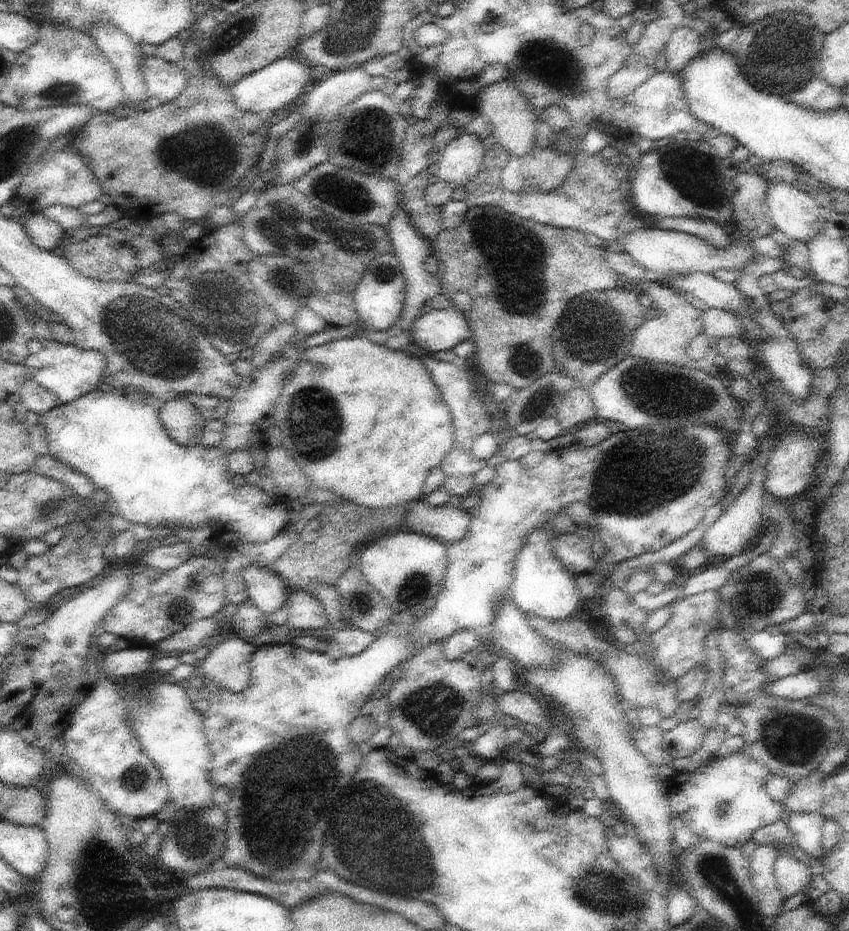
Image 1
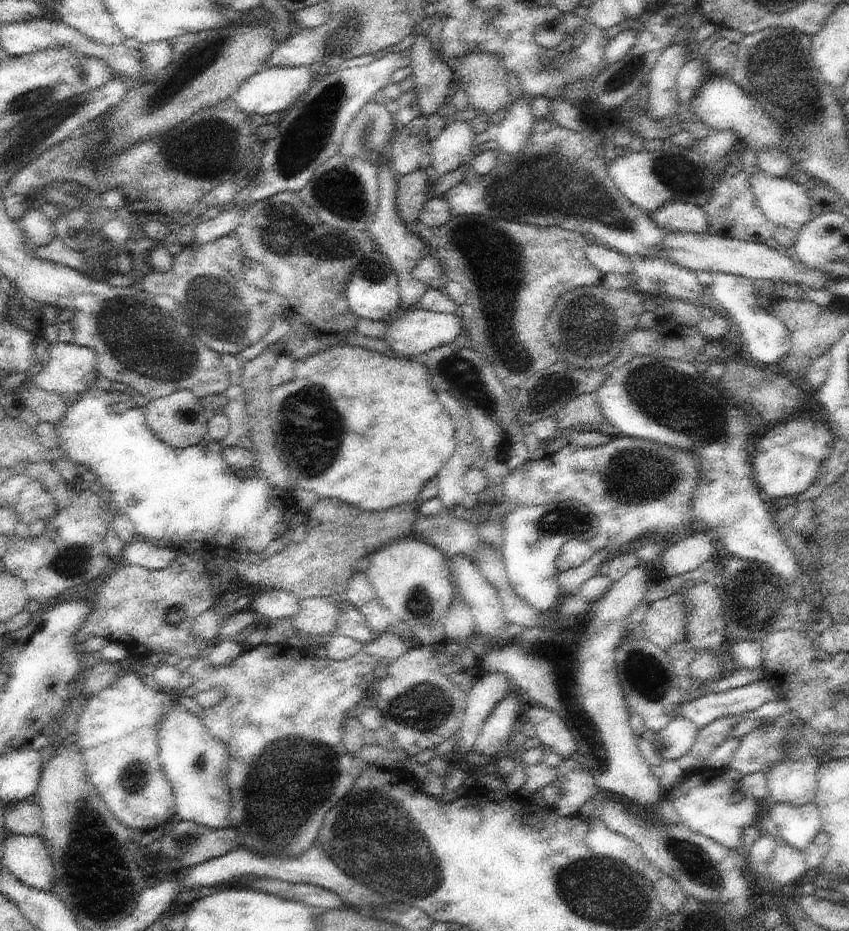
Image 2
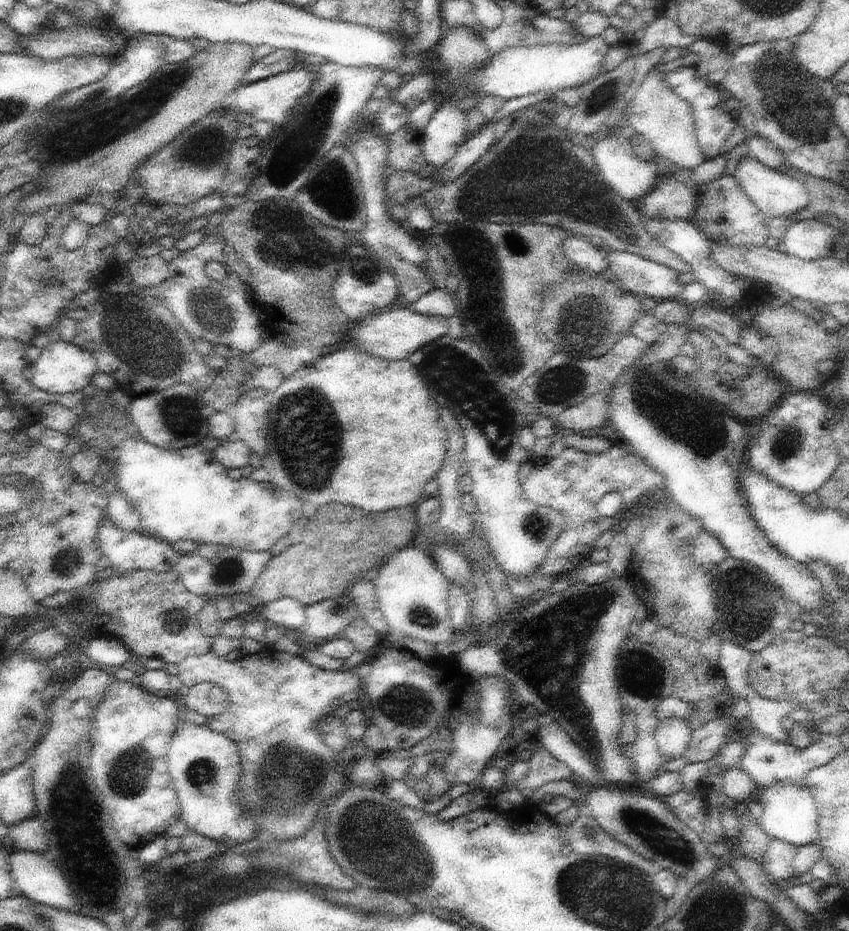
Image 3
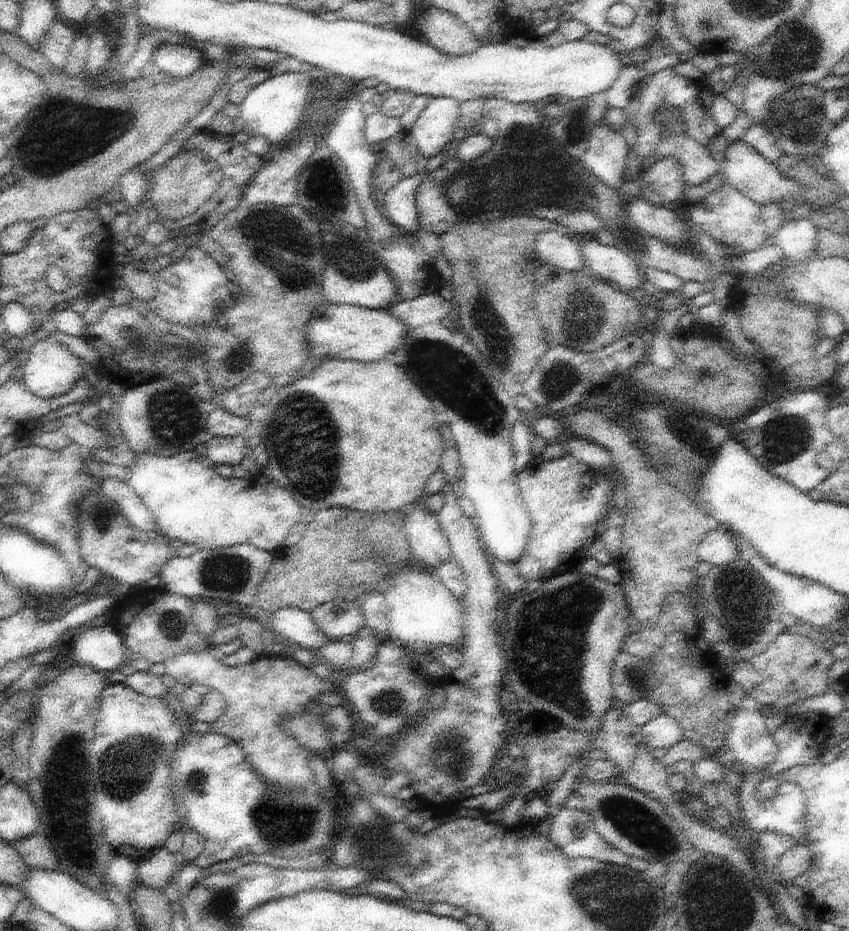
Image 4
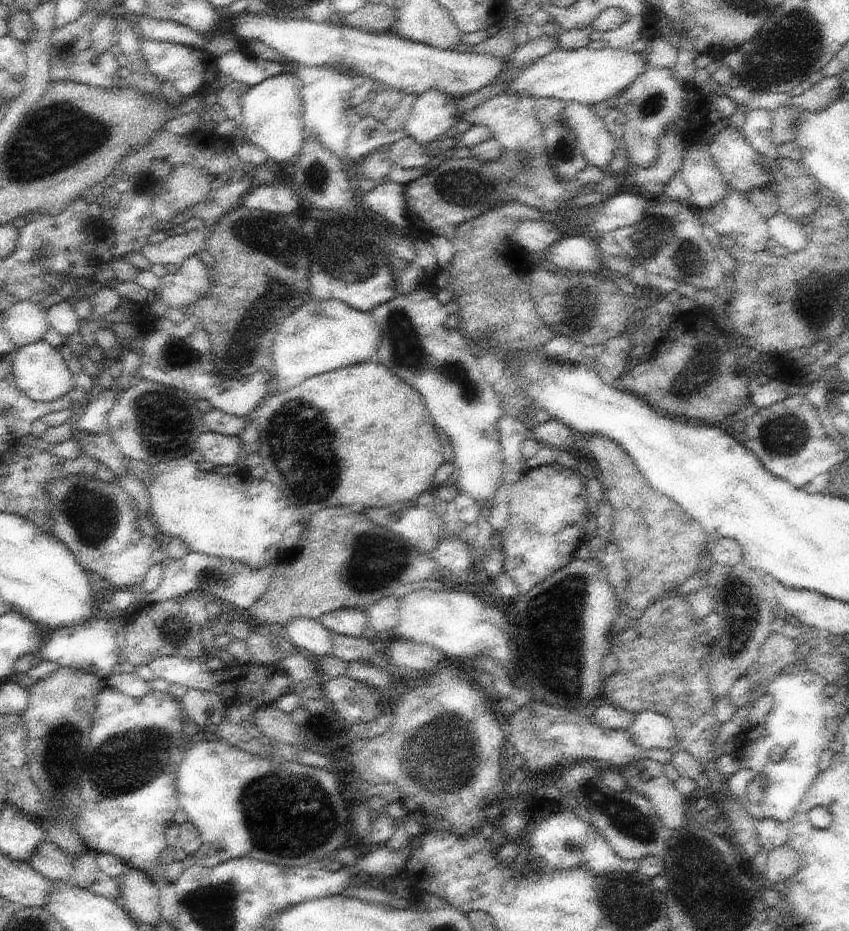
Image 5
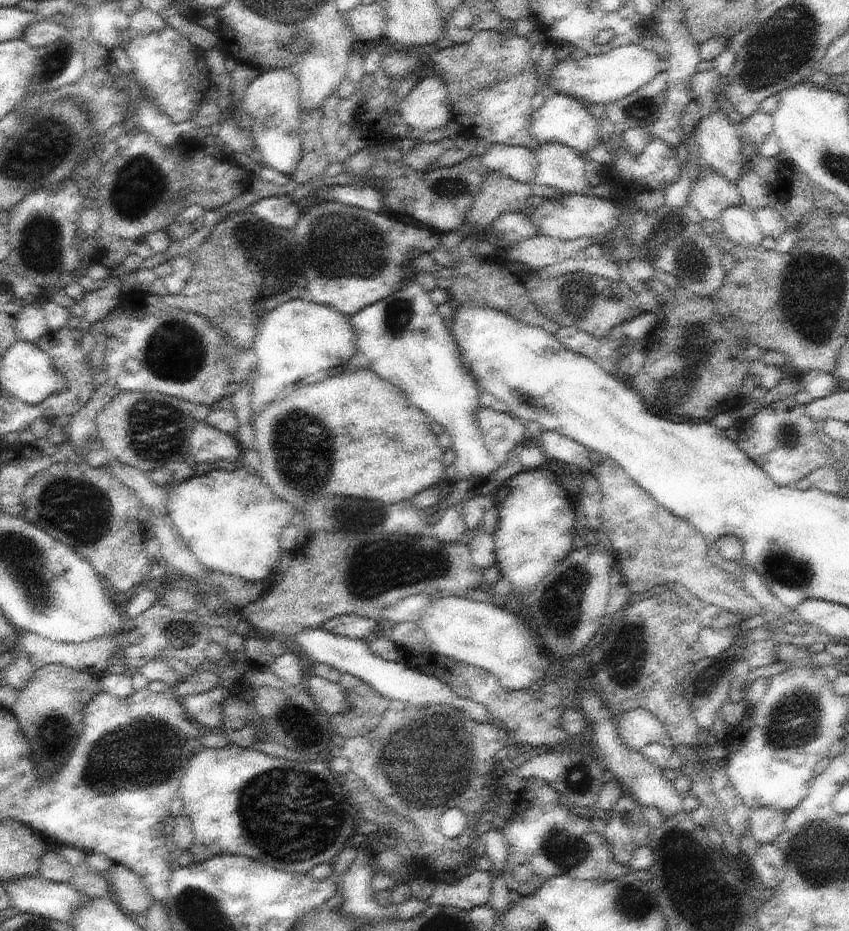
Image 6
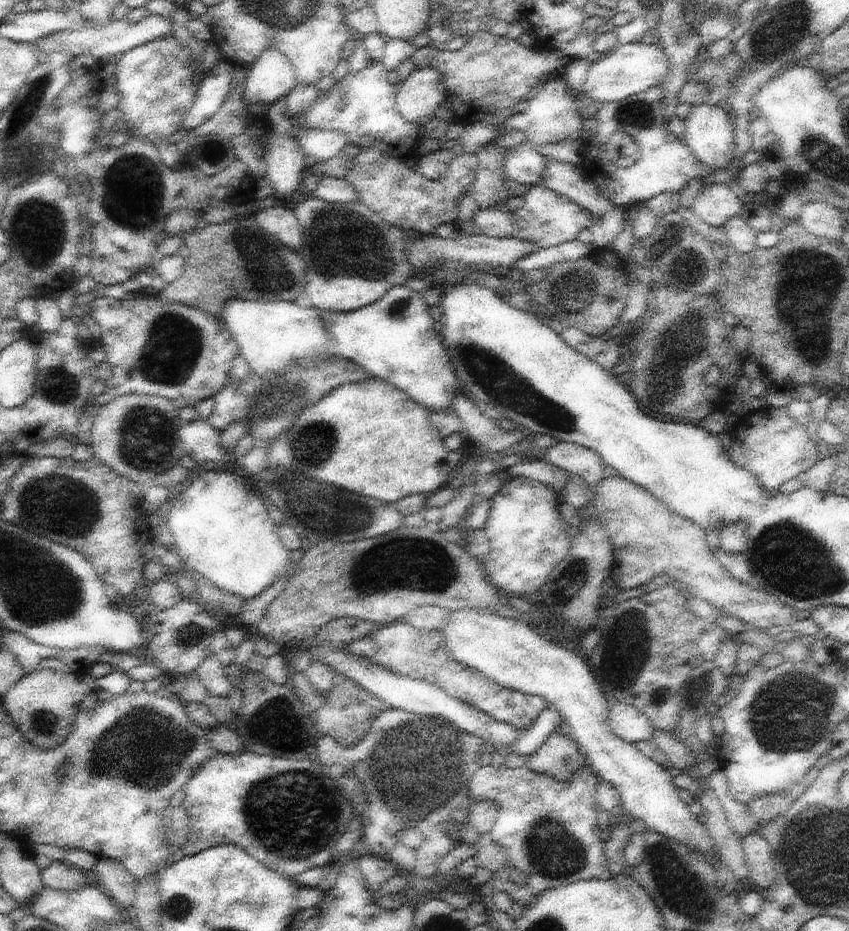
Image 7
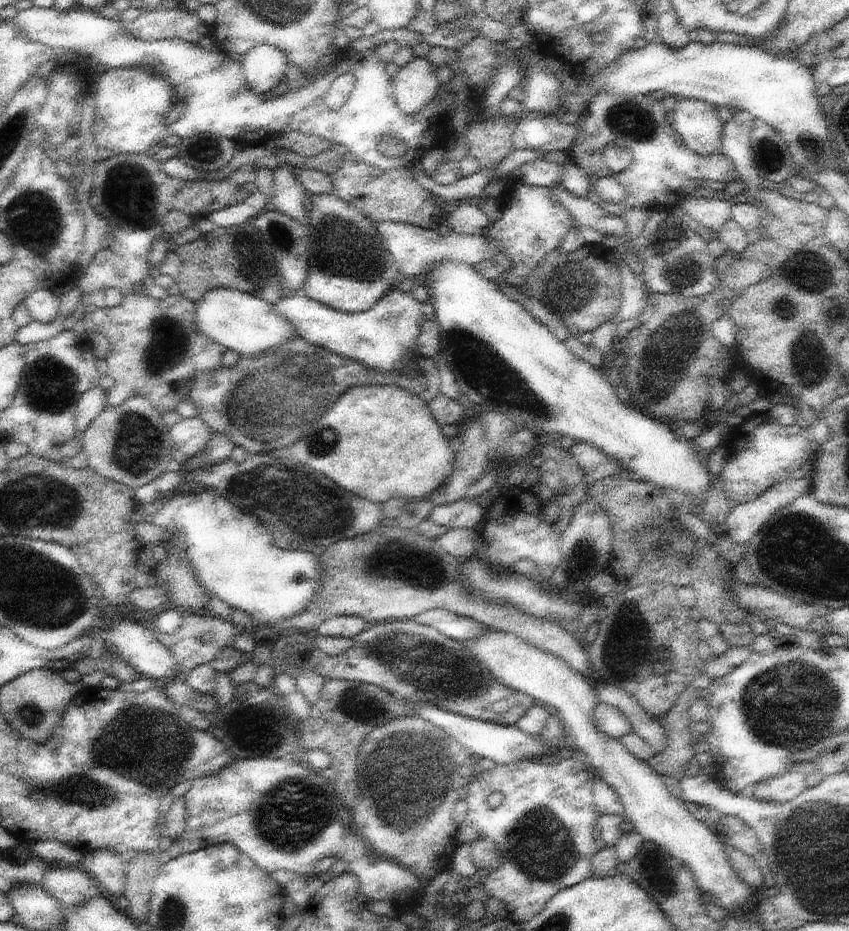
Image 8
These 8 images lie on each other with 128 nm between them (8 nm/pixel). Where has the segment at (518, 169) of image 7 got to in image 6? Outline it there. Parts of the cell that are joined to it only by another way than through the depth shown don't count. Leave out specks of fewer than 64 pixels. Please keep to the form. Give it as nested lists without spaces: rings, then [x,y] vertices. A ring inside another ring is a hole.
[[[492,143],[480,158],[490,171],[521,183],[536,182],[535,154],[529,148]]]

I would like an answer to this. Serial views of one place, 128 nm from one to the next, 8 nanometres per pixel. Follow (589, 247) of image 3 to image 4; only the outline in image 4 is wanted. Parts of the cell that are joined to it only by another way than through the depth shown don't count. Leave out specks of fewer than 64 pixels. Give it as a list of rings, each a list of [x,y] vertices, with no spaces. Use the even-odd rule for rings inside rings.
[[[542,231],[537,237],[537,251],[548,265],[566,270],[586,270],[582,237],[568,232]]]

